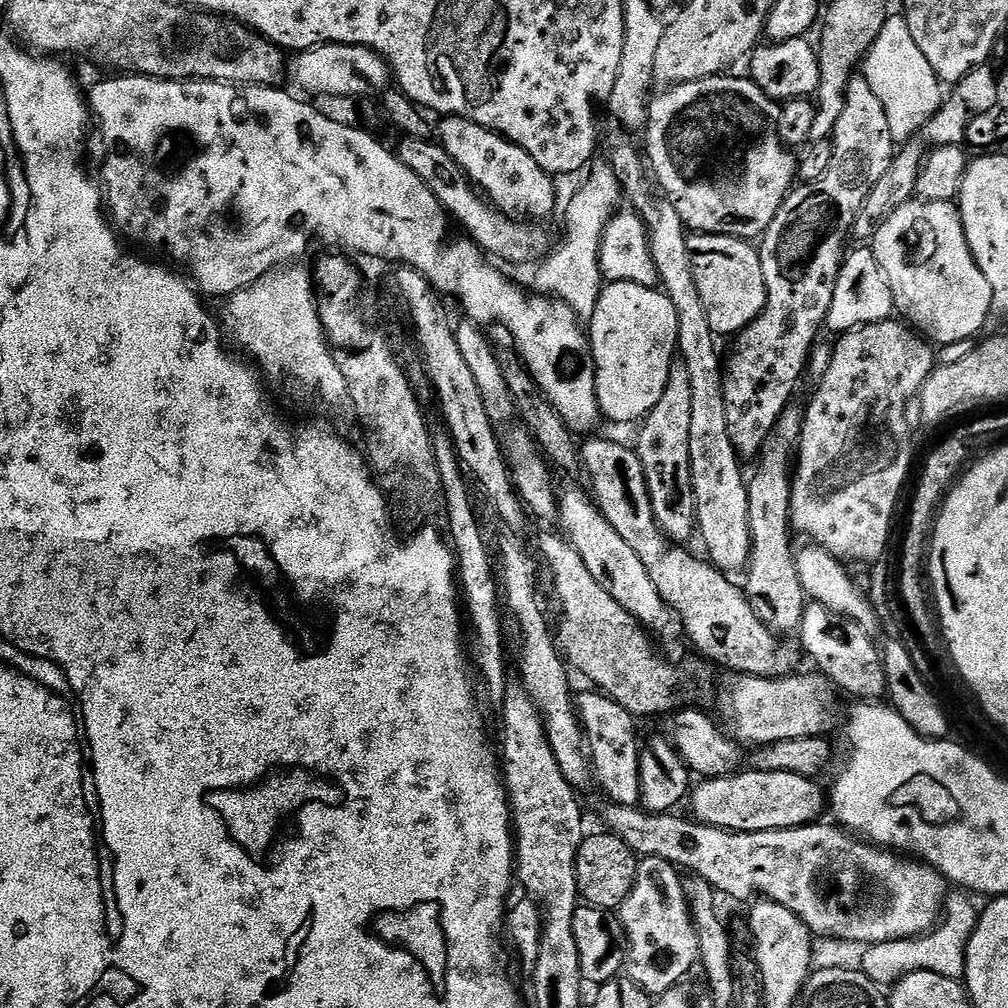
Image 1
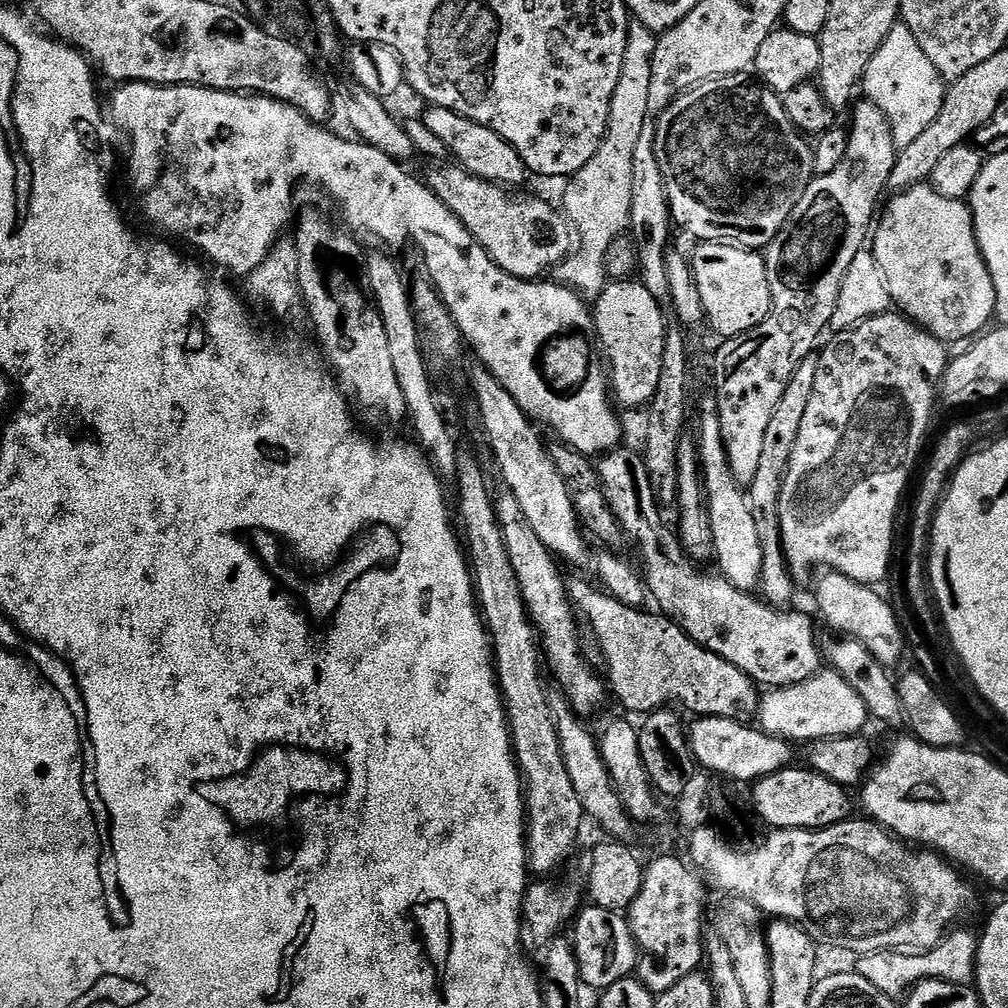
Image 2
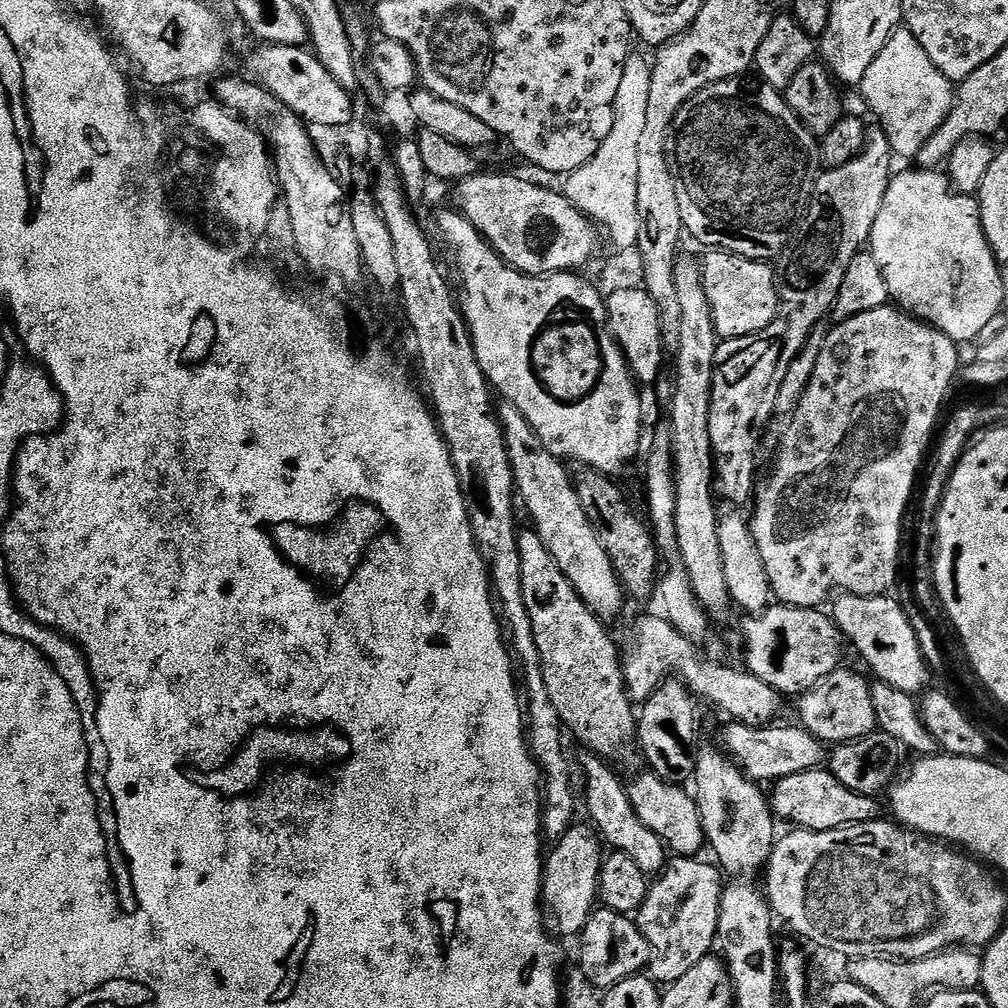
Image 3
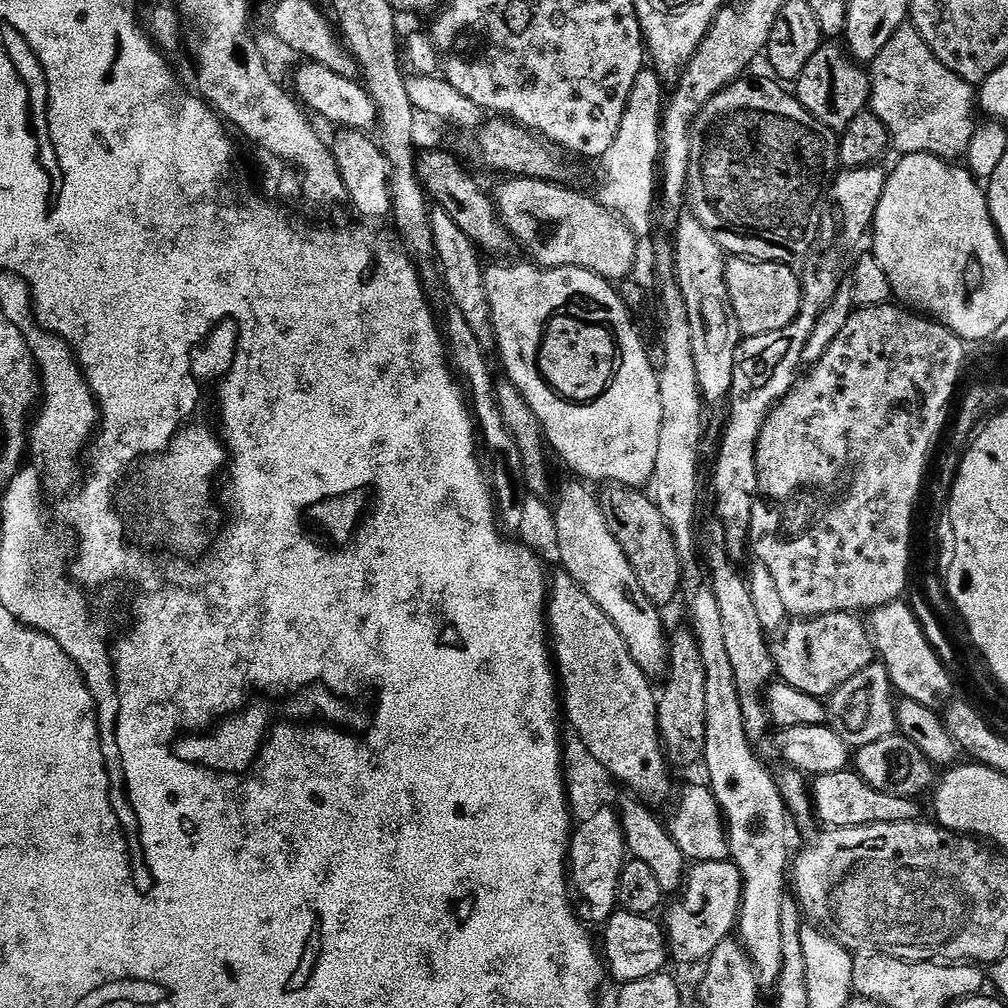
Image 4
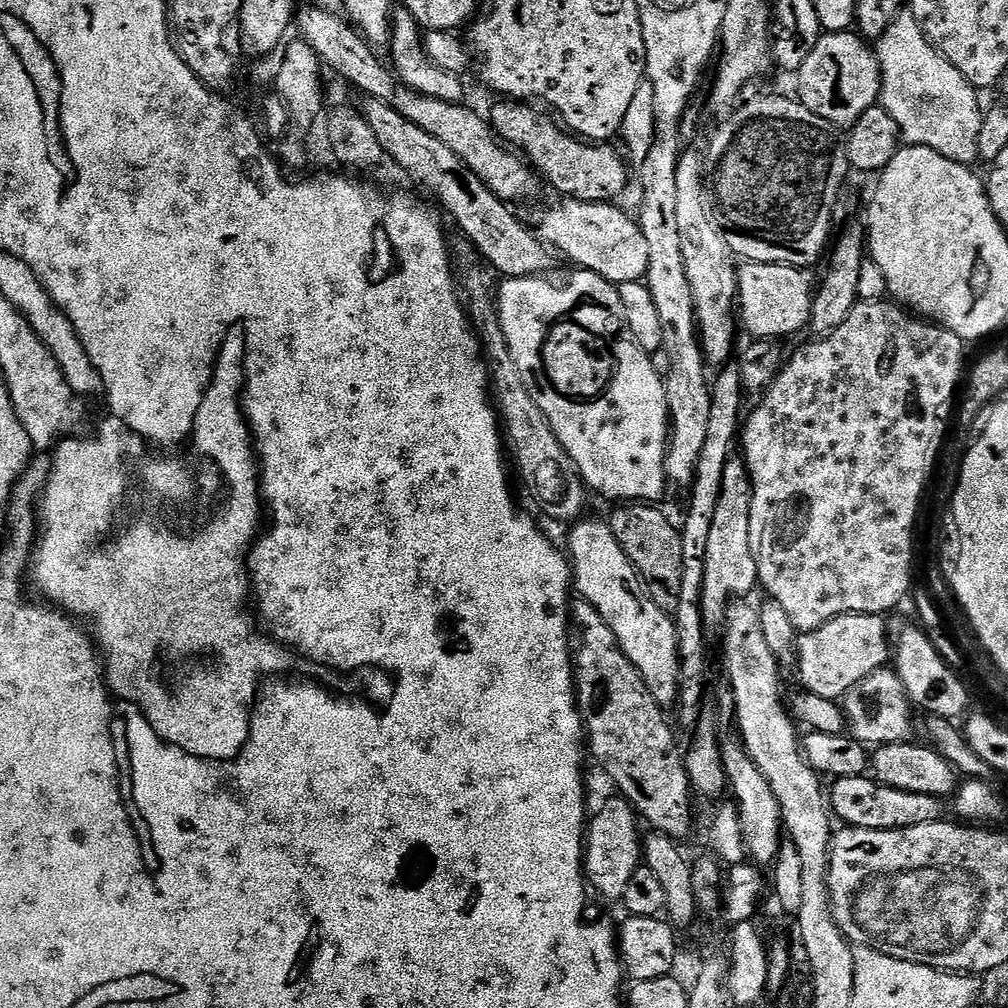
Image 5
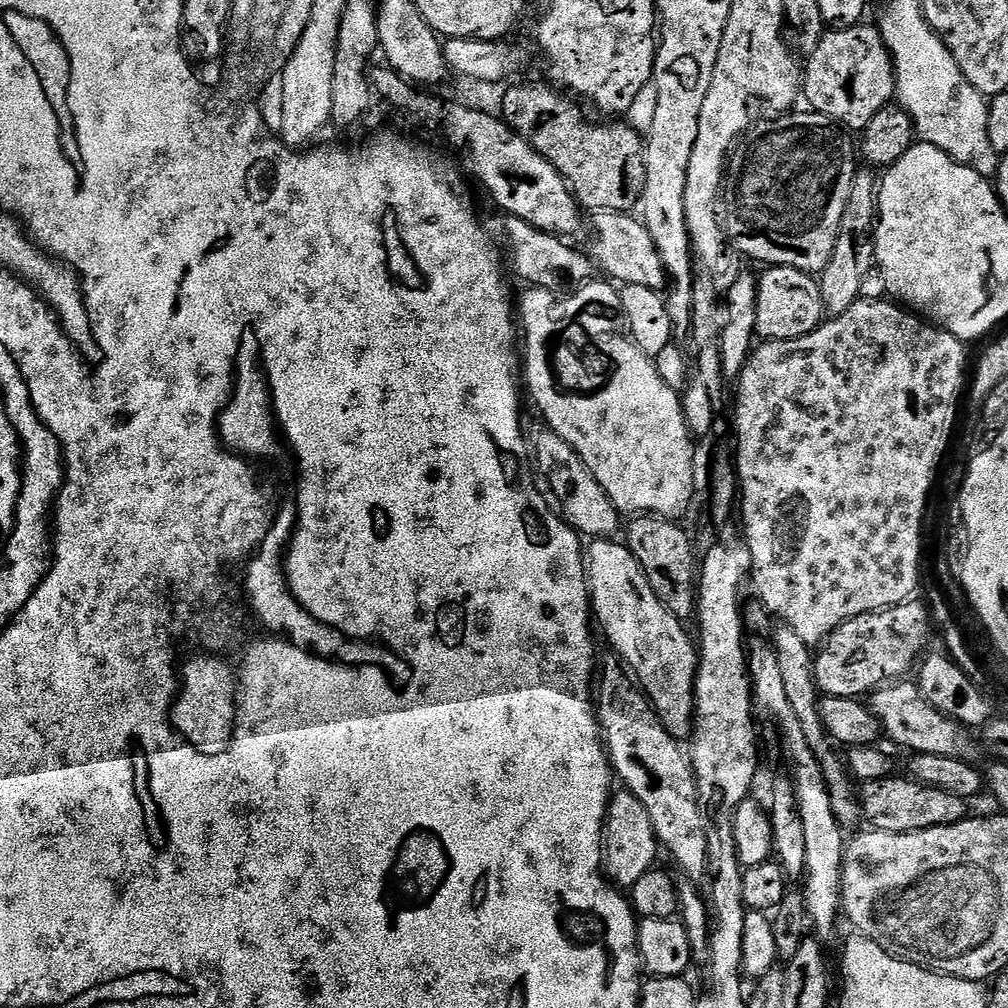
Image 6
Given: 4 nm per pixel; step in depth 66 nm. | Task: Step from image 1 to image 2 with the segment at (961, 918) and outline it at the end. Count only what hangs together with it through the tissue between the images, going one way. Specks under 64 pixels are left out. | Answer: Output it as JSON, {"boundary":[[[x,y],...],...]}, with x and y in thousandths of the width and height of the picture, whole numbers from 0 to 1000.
{"boundary":[[[949,923],[941,924],[928,940],[913,942],[908,946],[902,946],[897,942],[886,942],[854,947],[848,963],[855,970],[859,970],[859,974],[871,978],[871,982],[886,990],[896,989],[916,972],[938,972],[943,976],[960,976],[968,966],[970,929],[967,924],[964,926]]]}

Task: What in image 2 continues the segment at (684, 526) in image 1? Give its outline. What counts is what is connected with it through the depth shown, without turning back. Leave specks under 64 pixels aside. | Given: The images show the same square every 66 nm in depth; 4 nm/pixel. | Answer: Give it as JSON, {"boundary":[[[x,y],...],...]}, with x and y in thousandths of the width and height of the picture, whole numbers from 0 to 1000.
{"boundary":[[[671,315],[662,318],[663,334],[661,347],[657,351],[657,375],[653,375],[653,387],[645,402],[643,434],[639,437],[637,451],[641,466],[645,470],[647,484],[651,488],[651,499],[663,506],[672,499],[674,486],[673,442],[680,432],[679,416],[683,413],[683,345],[679,342],[681,326]]]}

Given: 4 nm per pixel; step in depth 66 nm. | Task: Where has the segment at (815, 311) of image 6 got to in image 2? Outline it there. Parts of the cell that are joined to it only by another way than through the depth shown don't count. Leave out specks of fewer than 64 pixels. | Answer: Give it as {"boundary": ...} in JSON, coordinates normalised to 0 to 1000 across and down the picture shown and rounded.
{"boundary":[[[697,239],[689,244],[687,254],[685,253],[685,265],[692,284],[693,295],[696,296],[703,326],[706,325],[717,336],[726,336],[758,319],[766,306],[766,293],[763,290],[762,266],[757,253],[747,247],[735,246],[719,239]]]}

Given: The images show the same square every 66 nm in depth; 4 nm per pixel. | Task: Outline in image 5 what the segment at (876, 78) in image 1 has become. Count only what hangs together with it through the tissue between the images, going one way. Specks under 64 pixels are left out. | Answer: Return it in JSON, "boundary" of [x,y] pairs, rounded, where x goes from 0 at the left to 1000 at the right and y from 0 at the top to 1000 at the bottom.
{"boundary":[[[904,11],[888,16],[867,51],[873,59],[872,102],[893,126],[896,142],[919,145],[951,163],[967,164],[972,159],[970,135],[976,117],[969,88],[922,42]]]}

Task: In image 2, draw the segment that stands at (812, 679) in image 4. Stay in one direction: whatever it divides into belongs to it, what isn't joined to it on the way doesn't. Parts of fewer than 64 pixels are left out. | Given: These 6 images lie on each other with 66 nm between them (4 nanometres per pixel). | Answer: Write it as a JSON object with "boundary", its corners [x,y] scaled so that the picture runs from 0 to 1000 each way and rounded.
{"boundary":[[[612,442],[607,447],[598,449],[593,456],[593,467],[603,504],[611,511],[611,517],[618,524],[620,533],[624,537],[631,536],[635,556],[639,559],[637,574],[646,594],[647,591],[651,594],[650,602],[656,608],[670,613],[686,635],[720,653],[720,657],[732,661],[732,665],[736,665],[744,674],[749,675],[751,680],[761,681],[763,684],[784,682],[813,667],[815,663],[815,648],[805,613],[798,607],[775,605],[773,602],[763,601],[757,594],[749,595],[749,590],[730,583],[721,573],[709,566],[697,567],[693,563],[695,561],[681,547],[674,531],[659,521],[659,516],[655,513],[657,505],[651,499],[651,488],[647,484],[638,451],[632,445],[630,448],[627,444],[619,443]]]}

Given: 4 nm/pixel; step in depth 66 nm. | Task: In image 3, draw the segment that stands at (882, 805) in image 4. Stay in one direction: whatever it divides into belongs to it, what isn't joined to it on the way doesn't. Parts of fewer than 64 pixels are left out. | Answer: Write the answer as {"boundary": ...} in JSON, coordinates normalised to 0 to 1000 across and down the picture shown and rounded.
{"boundary":[[[819,762],[800,764],[775,772],[769,775],[767,782],[767,786],[764,786],[767,807],[773,813],[786,813],[791,820],[805,825],[818,825],[836,818],[869,813],[875,808],[873,796],[868,791],[843,784]]]}

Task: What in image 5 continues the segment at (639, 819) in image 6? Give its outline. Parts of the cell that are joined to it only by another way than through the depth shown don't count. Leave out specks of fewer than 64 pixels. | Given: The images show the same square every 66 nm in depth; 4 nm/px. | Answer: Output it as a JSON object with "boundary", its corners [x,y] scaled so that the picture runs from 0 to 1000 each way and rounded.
{"boundary":[[[608,789],[608,794],[603,794],[591,806],[591,811],[586,811],[585,816],[581,821],[581,840],[579,843],[579,864],[581,873],[584,878],[587,877],[600,889],[603,893],[618,894],[621,887],[621,875],[625,875],[625,871],[631,865],[631,862],[637,857],[637,824],[631,818],[633,814],[633,807],[618,790]]]}

